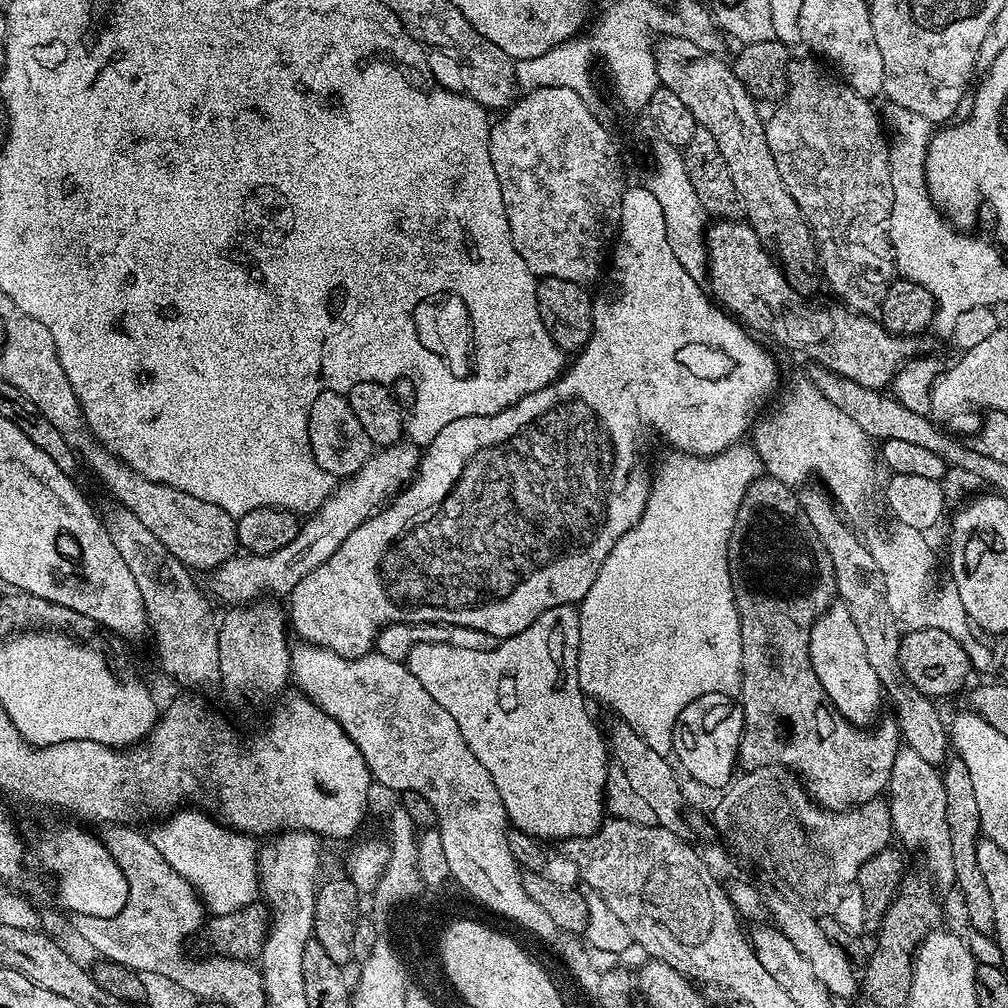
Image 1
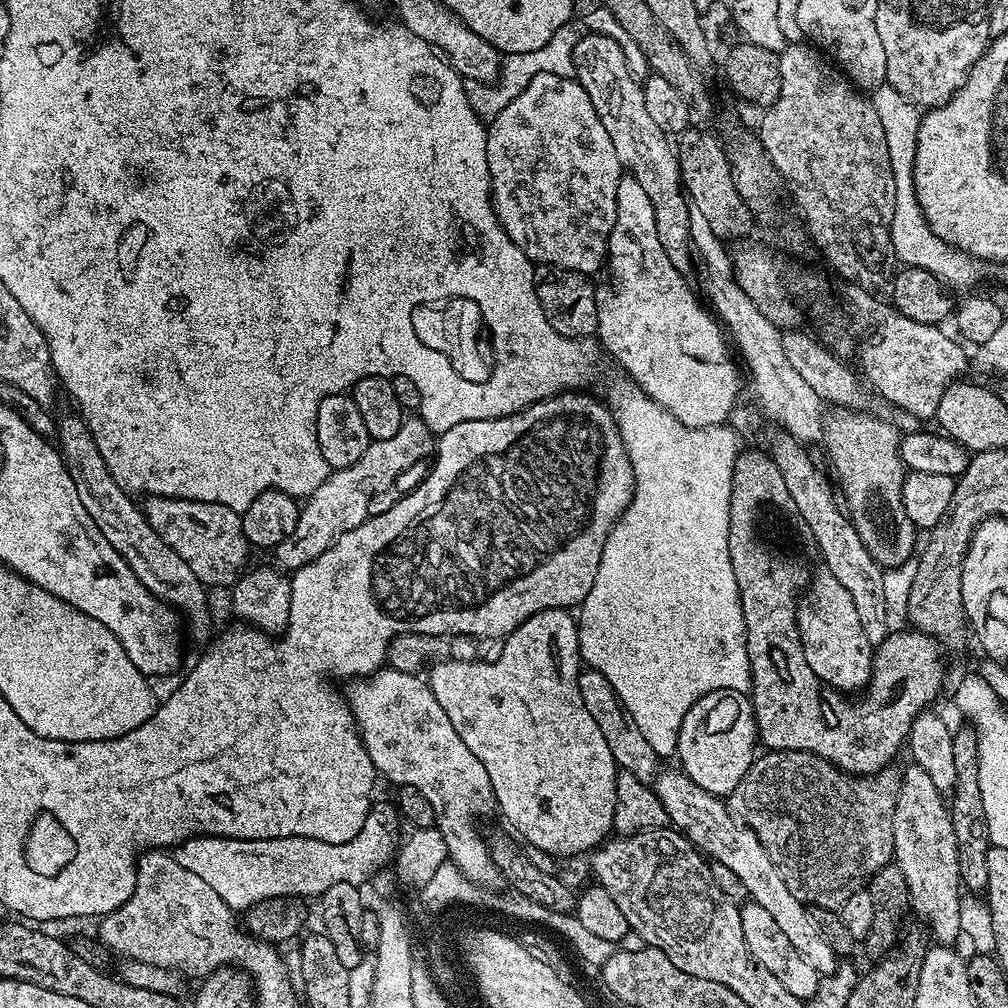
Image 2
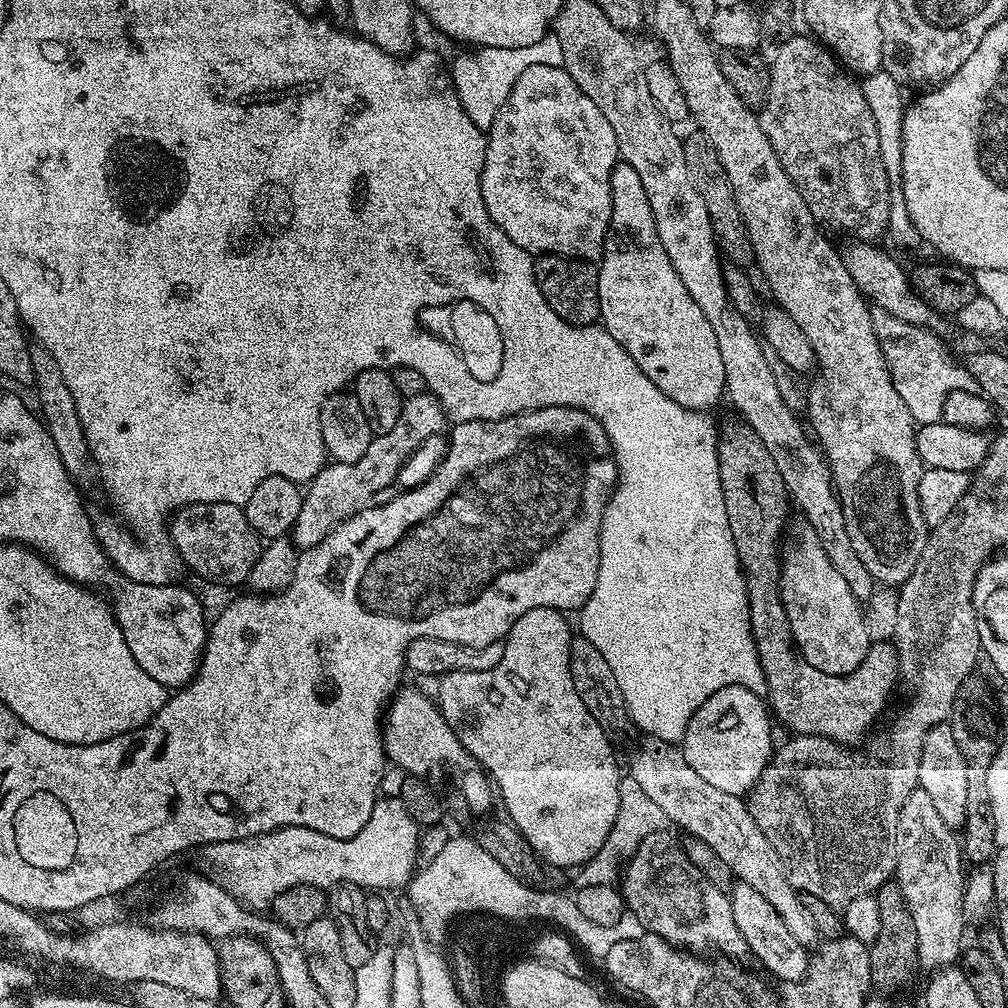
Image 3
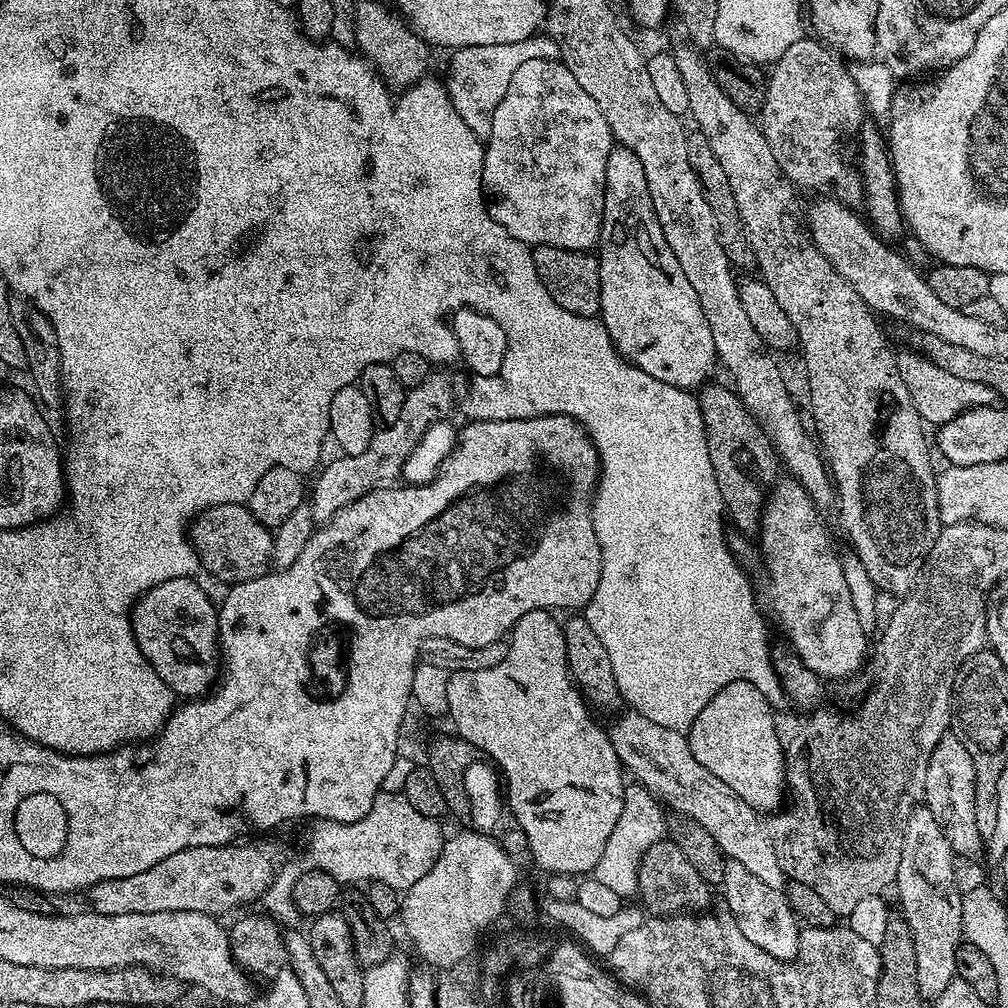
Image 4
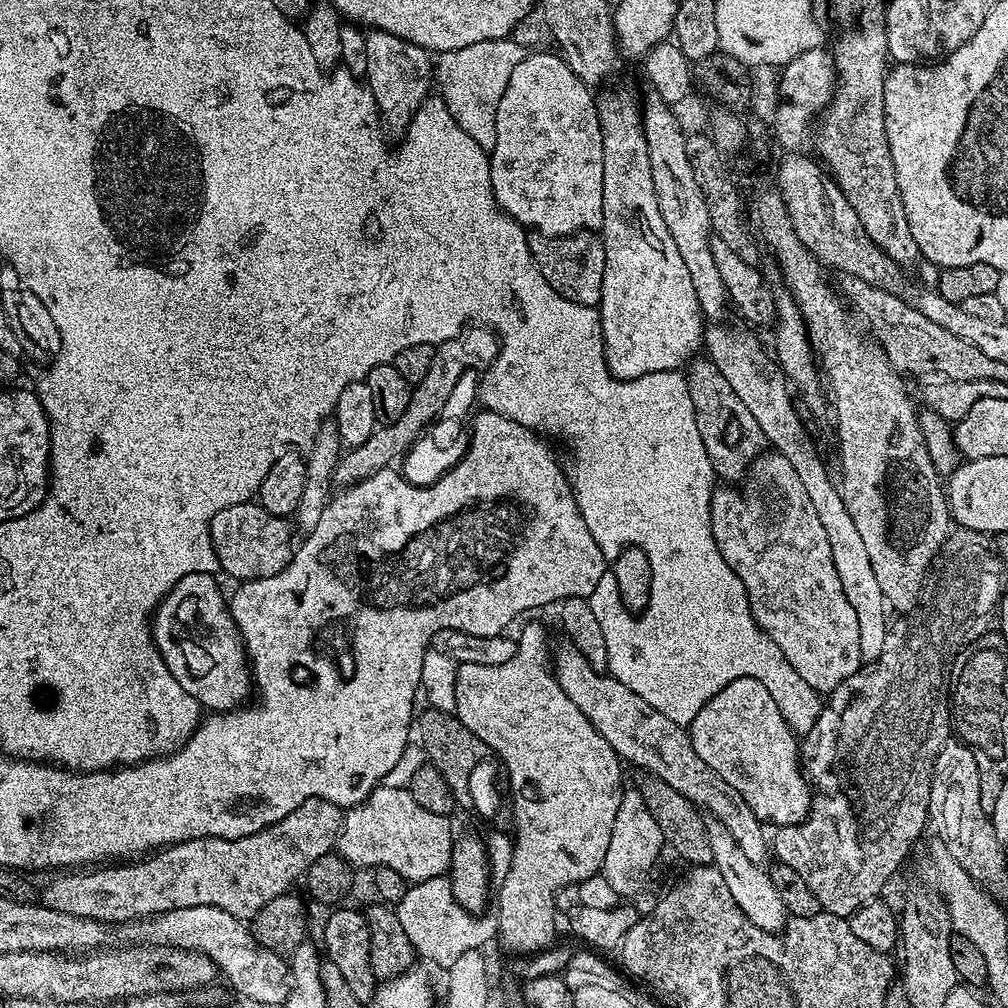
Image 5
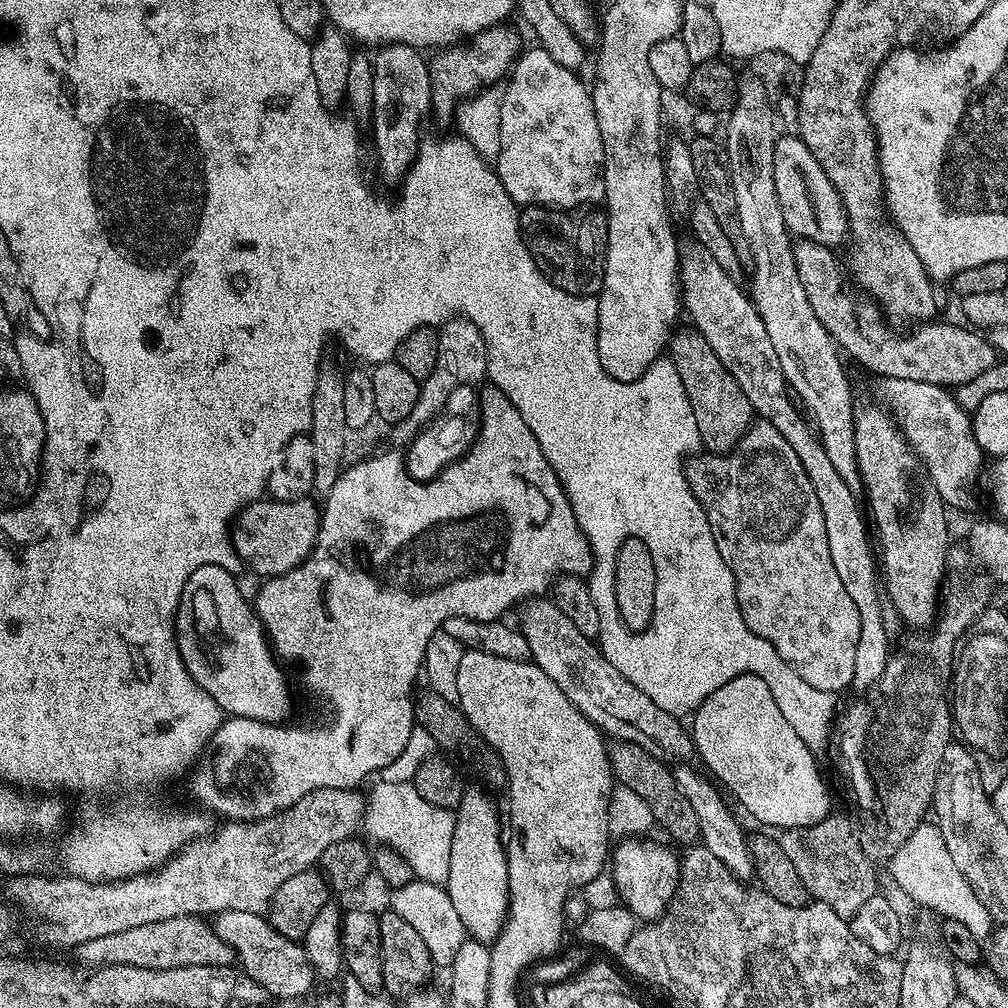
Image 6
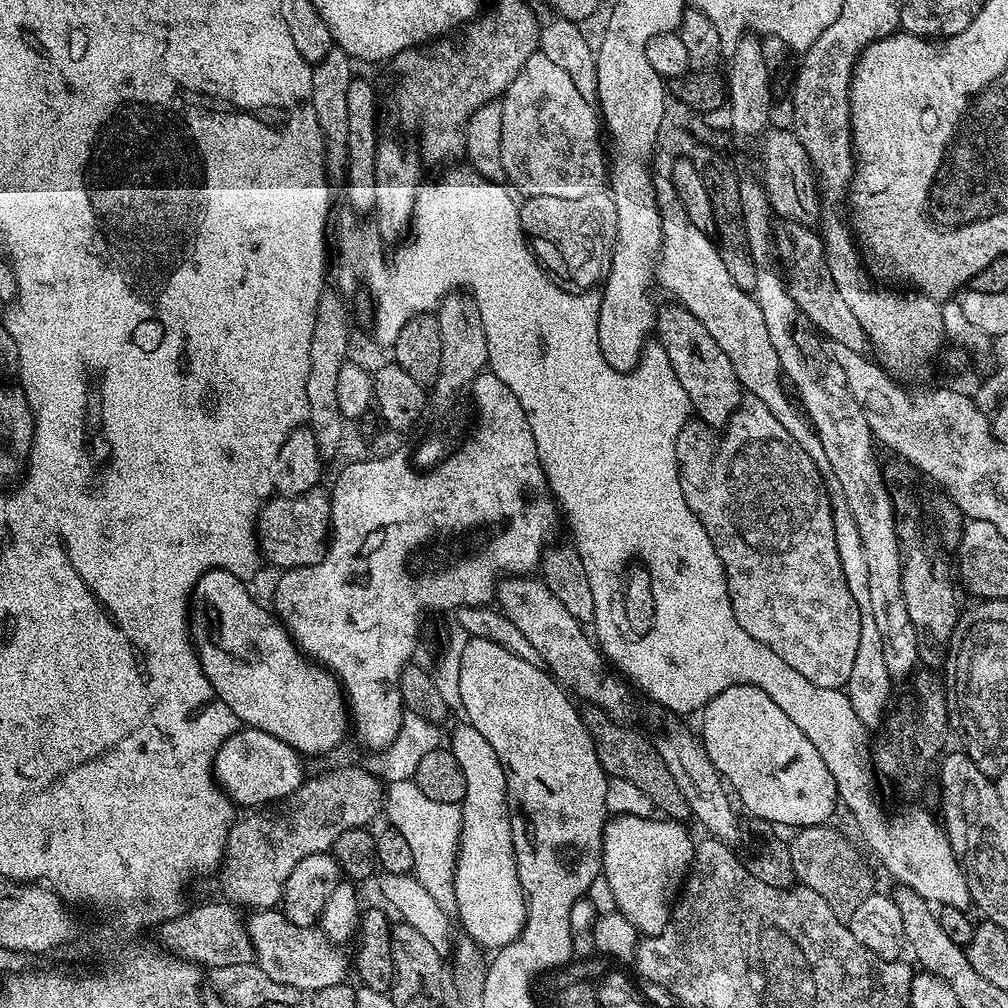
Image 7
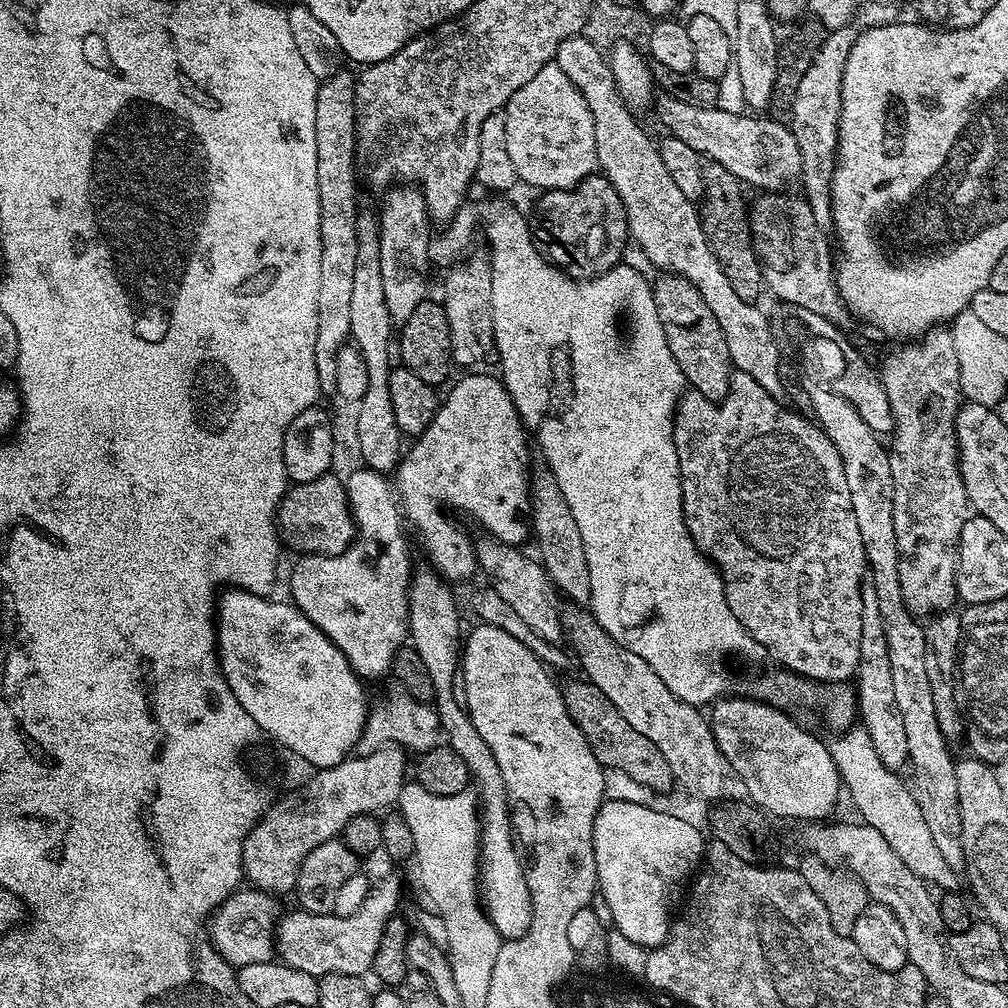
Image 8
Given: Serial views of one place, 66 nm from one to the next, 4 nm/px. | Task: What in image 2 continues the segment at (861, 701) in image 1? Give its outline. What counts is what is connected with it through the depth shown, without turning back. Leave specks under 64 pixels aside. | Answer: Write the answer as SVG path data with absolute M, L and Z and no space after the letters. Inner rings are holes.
M820 570L820 573L811 577L810 583L806 591L801 595L796 605L796 625L800 631L802 638L802 650L806 654L806 662L810 662L810 670L814 670L814 674L818 674L818 678L829 688L836 689L841 694L852 694L857 690L863 689L867 685L868 679L872 676L872 654L874 645L872 645L866 638L866 634L862 630L862 622L858 619L858 610L854 607L854 598L850 598L850 590L846 590L846 586L842 586L842 582L838 582L838 578L834 578L834 574L830 574L827 570Z

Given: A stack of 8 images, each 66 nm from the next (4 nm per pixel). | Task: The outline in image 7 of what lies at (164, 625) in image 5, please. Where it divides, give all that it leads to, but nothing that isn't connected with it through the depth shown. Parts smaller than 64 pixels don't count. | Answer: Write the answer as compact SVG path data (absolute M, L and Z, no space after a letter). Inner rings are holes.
M211 568L202 574L192 592L188 635L192 638L192 647L196 650L206 678L214 686L216 697L234 710L241 725L262 730L289 744L305 757L330 751L350 725L350 709L340 681L296 647L292 633L248 593L244 584L247 583L241 577L221 568Z

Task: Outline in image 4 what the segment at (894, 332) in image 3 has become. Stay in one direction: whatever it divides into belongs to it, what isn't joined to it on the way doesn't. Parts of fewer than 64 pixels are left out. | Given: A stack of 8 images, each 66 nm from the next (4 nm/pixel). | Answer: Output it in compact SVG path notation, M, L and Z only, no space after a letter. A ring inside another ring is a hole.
M919 351L900 352L896 357L898 370L902 374L902 382L906 382L906 390L910 390L910 398L914 402L914 410L918 410L921 420L928 426L939 426L950 422L967 408L981 408L987 404L996 404L998 397L990 386L982 386L982 382L966 382L966 378L954 378L942 366Z

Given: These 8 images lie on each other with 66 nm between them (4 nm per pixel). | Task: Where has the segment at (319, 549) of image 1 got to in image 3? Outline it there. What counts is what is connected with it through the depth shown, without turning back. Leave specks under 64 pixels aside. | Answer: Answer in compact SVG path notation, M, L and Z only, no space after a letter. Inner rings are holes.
M425 390L417 396L405 399L404 409L394 426L394 430L373 435L370 446L366 446L366 454L358 458L358 462L345 464L329 463L312 480L307 481L303 489L302 510L298 514L296 524L290 531L290 539L297 549L313 548L322 538L326 538L344 520L349 520L363 508L369 507L372 500L383 488L397 483L397 476L405 462L426 438L445 431L446 413L439 400L431 392Z

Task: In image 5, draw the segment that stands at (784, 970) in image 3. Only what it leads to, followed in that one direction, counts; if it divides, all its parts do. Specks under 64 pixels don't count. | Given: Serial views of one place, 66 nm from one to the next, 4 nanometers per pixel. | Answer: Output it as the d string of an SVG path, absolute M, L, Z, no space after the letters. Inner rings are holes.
M713 819L707 821L707 826L712 864L722 874L734 902L738 902L738 910L742 910L742 914L746 914L746 918L754 926L767 932L779 933L786 923L786 913L782 906L782 898L778 898L778 890L774 890L771 875L761 865L750 862L746 854L742 854L742 846L734 842L726 826Z

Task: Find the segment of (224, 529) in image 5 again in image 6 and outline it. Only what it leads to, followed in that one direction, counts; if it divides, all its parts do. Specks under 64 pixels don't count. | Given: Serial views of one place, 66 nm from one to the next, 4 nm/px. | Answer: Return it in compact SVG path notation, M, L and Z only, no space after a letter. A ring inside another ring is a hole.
M261 498L244 507L236 517L230 528L232 546L241 561L249 564L260 578L286 574L312 553L320 529L321 509L310 501L308 498L294 502Z

